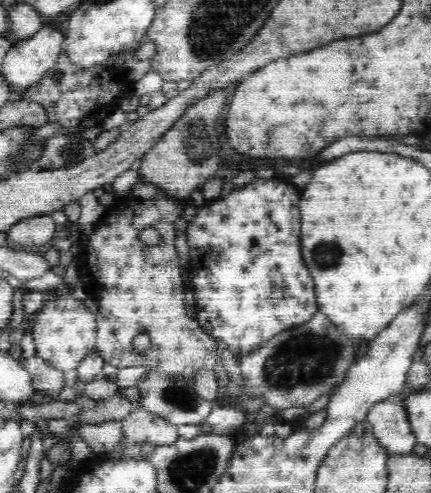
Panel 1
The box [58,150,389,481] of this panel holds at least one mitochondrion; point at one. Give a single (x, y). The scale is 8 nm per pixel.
(303, 359)

